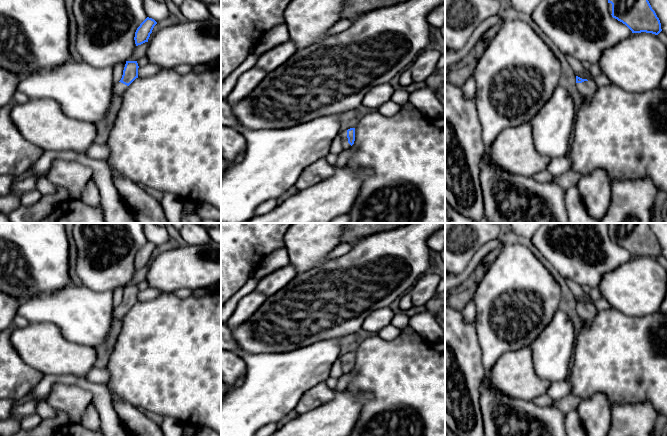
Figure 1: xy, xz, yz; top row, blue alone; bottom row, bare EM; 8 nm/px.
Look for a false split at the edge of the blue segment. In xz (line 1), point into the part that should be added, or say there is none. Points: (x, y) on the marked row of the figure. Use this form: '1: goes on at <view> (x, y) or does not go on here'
1: goes on at xz (343, 134)

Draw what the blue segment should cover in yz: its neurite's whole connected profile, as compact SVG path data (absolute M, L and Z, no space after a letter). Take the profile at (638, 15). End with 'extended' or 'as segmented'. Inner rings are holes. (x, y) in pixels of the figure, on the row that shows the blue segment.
M608 0L612 4L612 17L625 24L632 33L658 35L661 23L648 0Z; as segmented

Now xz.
M350 128L345 131L340 131L340 136L342 138L343 149L349 149L355 141L355 128Z; extended

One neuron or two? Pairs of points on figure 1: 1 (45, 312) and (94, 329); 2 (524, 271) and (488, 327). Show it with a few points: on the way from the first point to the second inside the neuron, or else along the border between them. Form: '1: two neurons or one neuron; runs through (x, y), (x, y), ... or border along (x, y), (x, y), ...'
1: one neuron; runs through (57, 312), (77, 312), (82, 317)
2: one neuron; runs through (517, 285), (517, 291), (502, 306), (502, 313)

